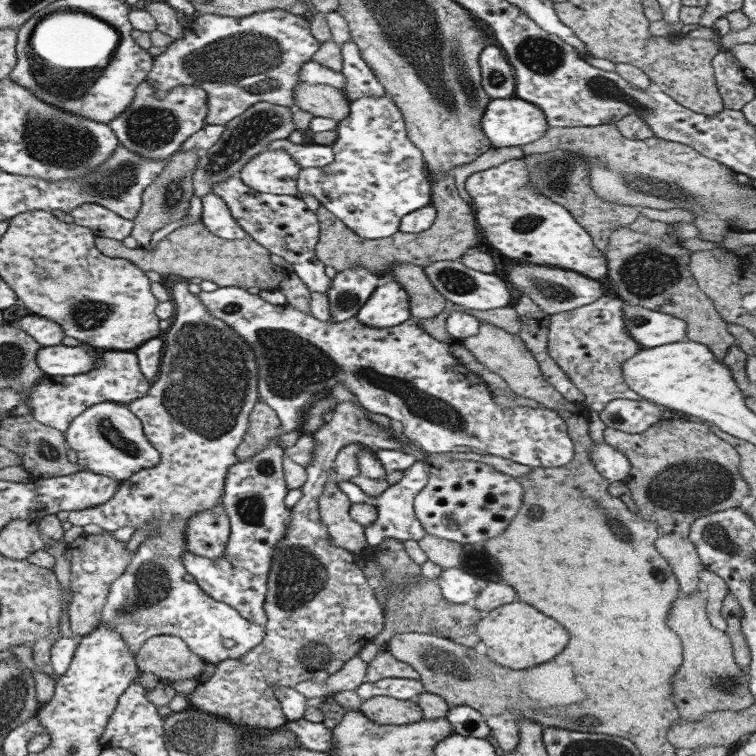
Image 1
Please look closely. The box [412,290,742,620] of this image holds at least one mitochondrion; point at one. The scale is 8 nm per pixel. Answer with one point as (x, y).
(690, 485)

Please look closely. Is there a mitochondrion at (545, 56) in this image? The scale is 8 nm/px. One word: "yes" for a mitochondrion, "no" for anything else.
yes

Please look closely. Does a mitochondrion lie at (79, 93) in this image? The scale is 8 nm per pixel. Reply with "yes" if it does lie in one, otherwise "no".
yes

